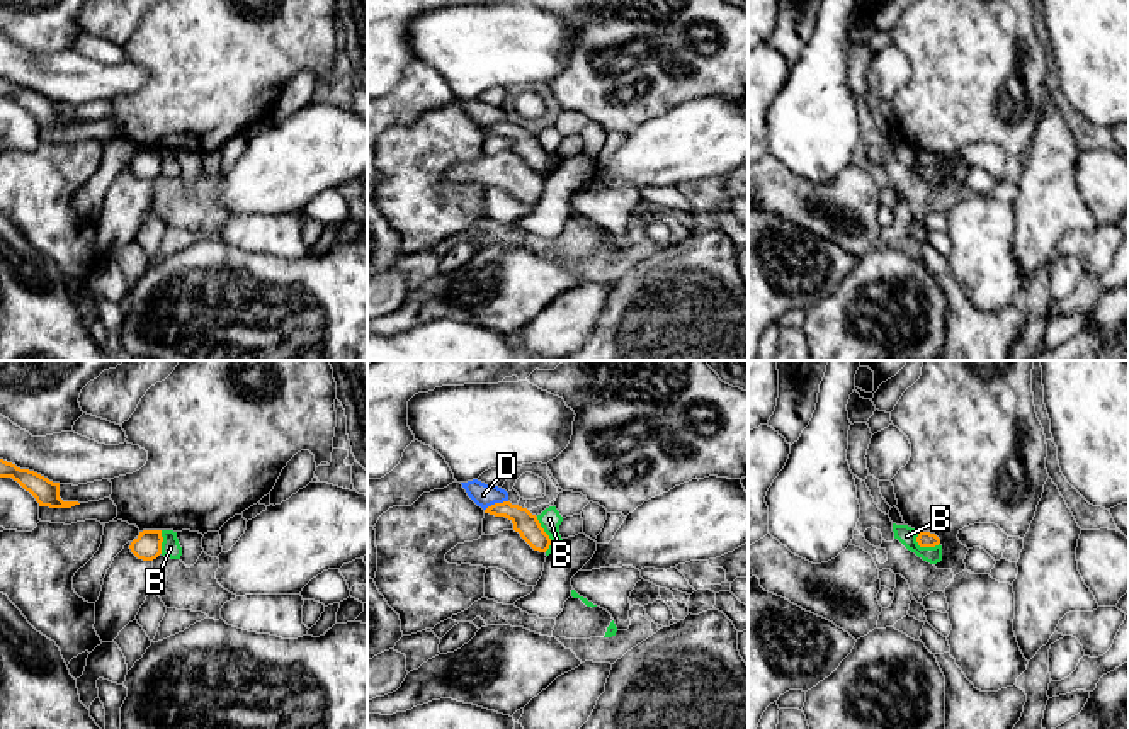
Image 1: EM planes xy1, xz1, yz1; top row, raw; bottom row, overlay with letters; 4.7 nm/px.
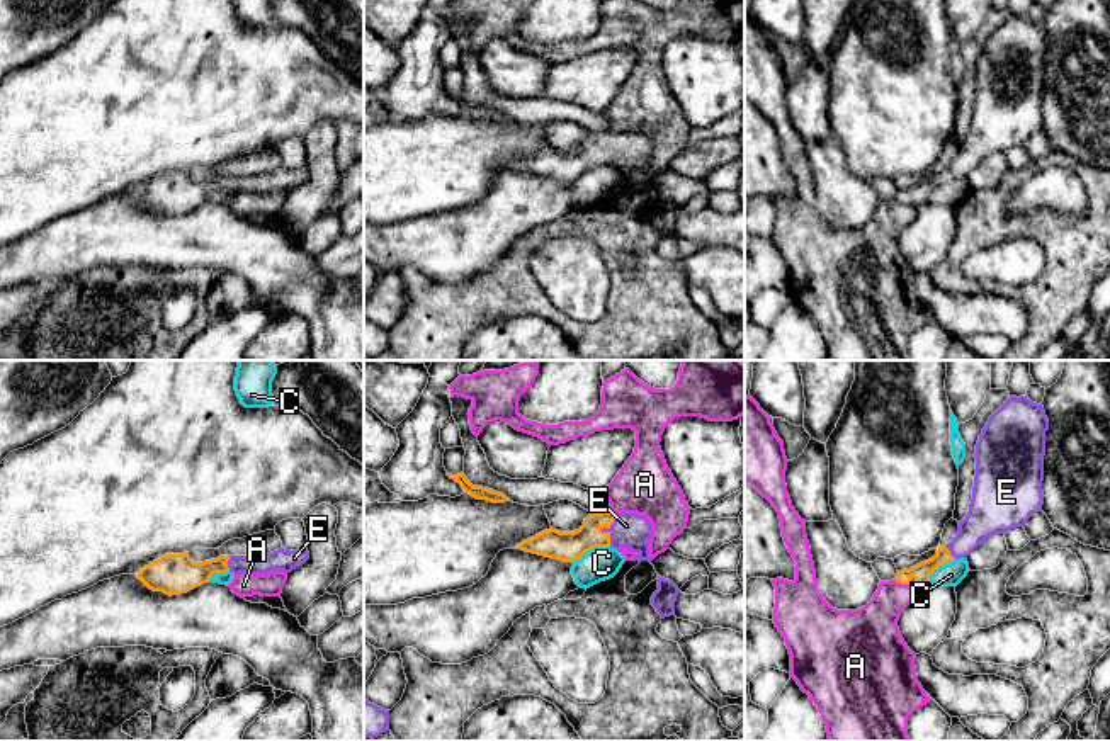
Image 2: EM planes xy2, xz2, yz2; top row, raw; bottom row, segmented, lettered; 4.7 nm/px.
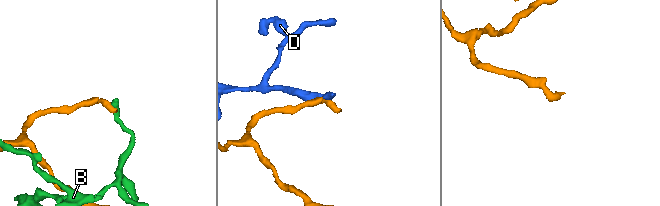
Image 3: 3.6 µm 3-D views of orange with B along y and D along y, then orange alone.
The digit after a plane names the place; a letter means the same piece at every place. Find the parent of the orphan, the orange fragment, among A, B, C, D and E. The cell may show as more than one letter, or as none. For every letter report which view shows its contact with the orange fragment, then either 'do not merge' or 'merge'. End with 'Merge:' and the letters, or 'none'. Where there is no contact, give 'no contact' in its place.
A: meets orange in yz2; do not merge
B: meets orange in xz1; do not merge
C: meets orange in xz2; do not merge
D: meets orange in xz1; do not merge
E: meets orange in xz2; merge
Merge: E

